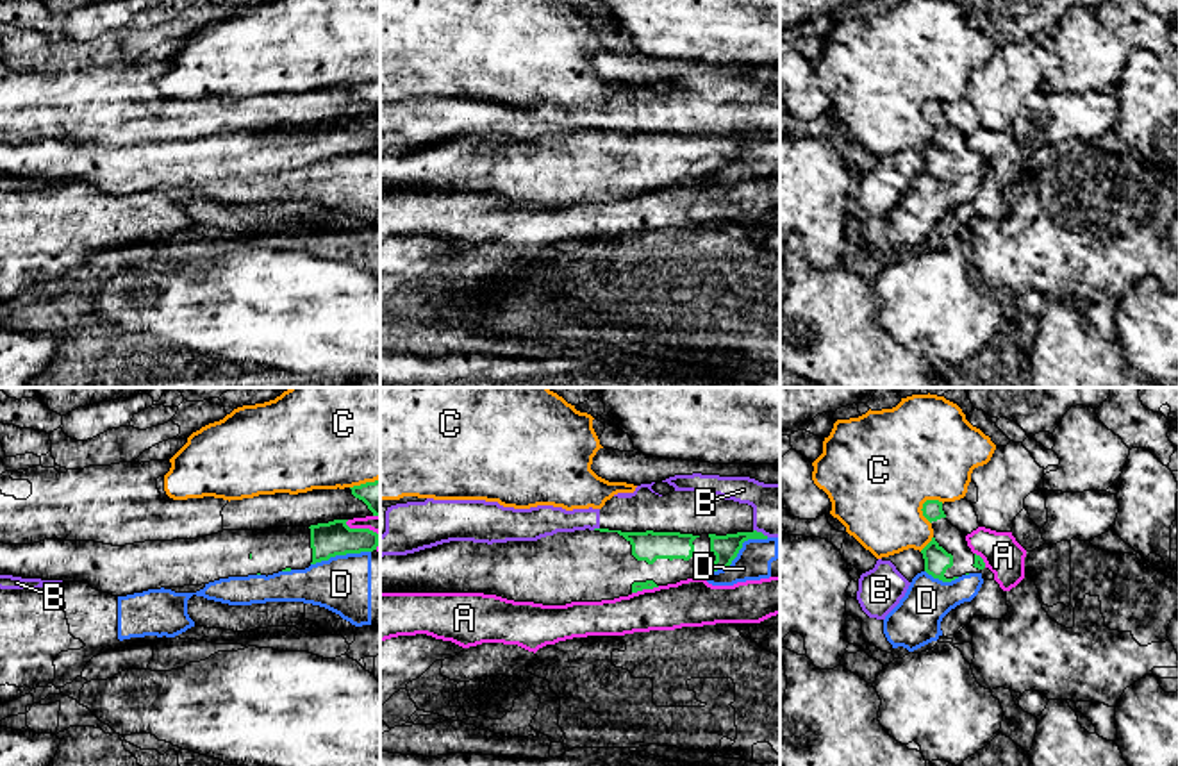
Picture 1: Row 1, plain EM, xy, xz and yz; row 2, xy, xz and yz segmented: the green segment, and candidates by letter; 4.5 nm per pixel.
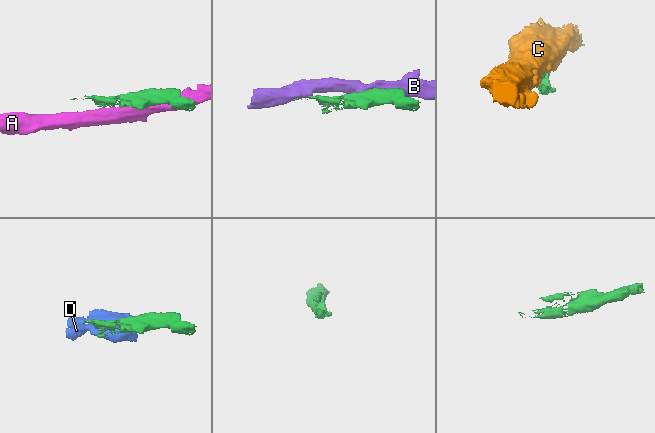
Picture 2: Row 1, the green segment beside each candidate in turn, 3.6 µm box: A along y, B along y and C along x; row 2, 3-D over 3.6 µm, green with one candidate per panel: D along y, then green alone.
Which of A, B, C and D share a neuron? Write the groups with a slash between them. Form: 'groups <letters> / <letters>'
groups A / B / C / D

